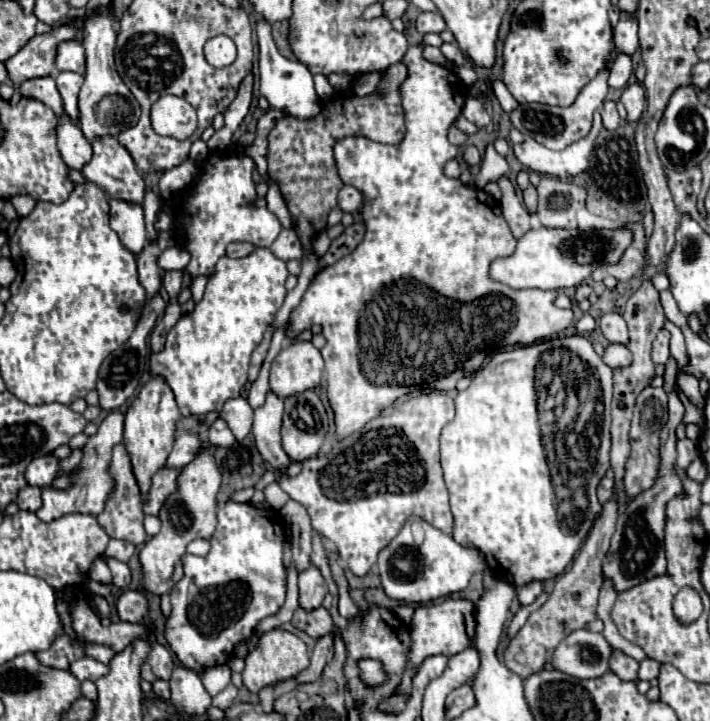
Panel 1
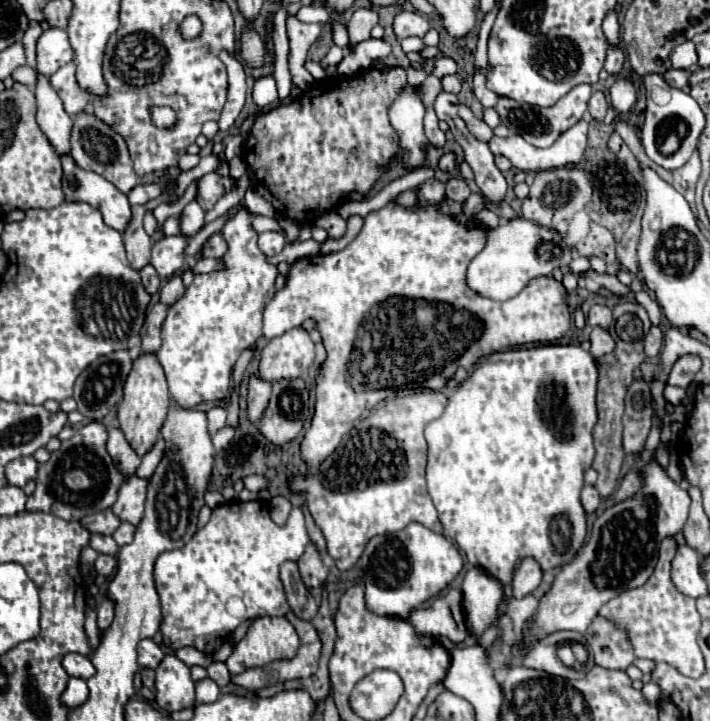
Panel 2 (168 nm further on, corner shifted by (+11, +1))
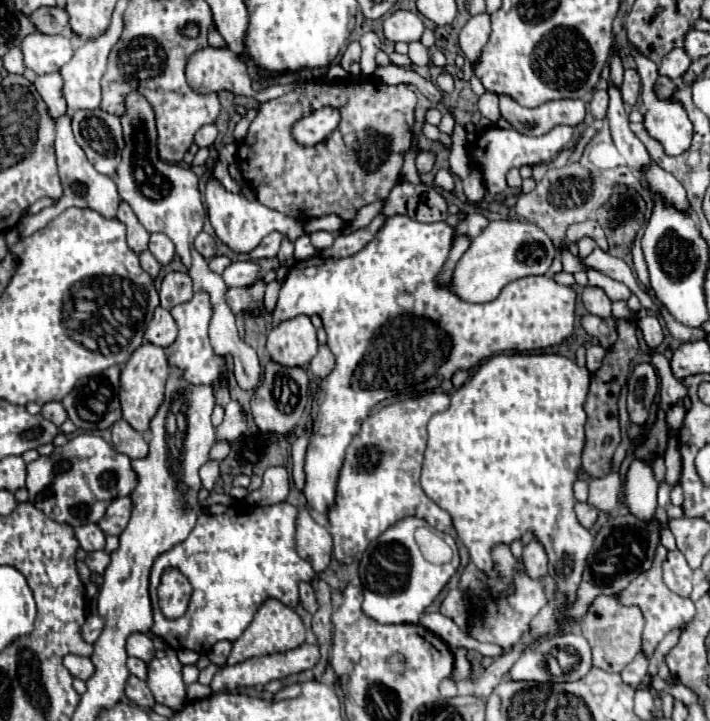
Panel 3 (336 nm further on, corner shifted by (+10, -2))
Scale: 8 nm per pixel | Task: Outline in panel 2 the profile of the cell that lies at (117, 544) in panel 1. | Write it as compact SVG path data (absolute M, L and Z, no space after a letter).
M94 533L90 539L90 547L96 549L98 553L106 553L106 555L116 555L118 553L118 543L112 537L106 535L98 535Z

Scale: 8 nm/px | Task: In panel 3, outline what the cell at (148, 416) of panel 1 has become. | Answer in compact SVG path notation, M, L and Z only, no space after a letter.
M151 342L141 344L129 358L129 362L125 364L125 368L121 368L121 386L119 386L119 400L121 400L121 410L123 410L123 418L139 432L147 432L149 430L149 422L155 416L157 408L163 402L163 394L165 394L165 380L169 376L169 364L167 364L167 356L163 352L161 346L155 346Z

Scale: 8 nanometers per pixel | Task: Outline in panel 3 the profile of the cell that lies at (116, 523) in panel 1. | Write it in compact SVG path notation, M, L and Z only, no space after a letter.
M117 420L111 428L113 432L113 446L117 452L127 454L129 458L143 458L147 456L147 440L145 434L133 430L125 420Z

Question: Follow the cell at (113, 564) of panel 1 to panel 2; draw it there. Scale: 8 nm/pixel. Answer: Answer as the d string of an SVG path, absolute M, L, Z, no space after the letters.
M98 555L94 567L96 567L98 575L110 577L114 573L114 569L116 569L116 557L112 557L112 555Z

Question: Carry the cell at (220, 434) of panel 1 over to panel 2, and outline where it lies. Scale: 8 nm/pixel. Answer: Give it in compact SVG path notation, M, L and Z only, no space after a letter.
M214 407L208 413L208 433L214 435L220 427L226 425L226 409L224 407Z

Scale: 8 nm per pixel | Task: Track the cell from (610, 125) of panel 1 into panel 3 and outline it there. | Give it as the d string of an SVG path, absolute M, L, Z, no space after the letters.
M595 90L593 100L591 100L591 104L589 104L591 114L593 114L597 120L603 120L605 114L607 114L607 106L609 106L609 94L607 94L607 90Z

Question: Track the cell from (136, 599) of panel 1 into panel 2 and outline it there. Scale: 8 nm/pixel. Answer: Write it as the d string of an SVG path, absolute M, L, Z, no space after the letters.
M106 599L106 601L98 607L98 629L106 631L106 629L110 627L112 619L114 619L114 603L112 603L112 599Z

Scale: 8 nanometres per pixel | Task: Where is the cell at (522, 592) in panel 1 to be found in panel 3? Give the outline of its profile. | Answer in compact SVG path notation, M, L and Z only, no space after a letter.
M535 538L523 548L523 564L531 578L543 578L547 574L547 554Z

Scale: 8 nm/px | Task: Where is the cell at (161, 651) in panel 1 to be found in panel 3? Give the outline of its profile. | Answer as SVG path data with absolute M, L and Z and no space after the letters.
M143 632L131 634L131 636L127 638L127 646L125 646L125 650L127 650L129 656L141 658L143 662L149 662L149 660L155 656L153 640L151 640L149 634L143 634Z

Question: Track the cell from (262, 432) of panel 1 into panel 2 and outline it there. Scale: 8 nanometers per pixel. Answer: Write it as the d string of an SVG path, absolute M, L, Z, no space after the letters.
M250 377L248 385L248 419L252 423L260 421L260 415L264 415L264 407L268 407L268 395L272 393L272 385L262 381L260 377Z

